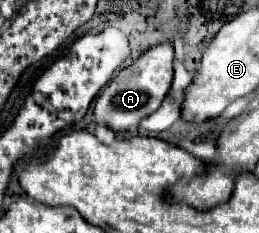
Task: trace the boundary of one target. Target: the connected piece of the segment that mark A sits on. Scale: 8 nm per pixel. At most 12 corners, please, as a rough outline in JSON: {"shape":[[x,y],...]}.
{"shape":[[174,47],[124,67],[96,99],[94,121],[118,135],[160,107]]}

